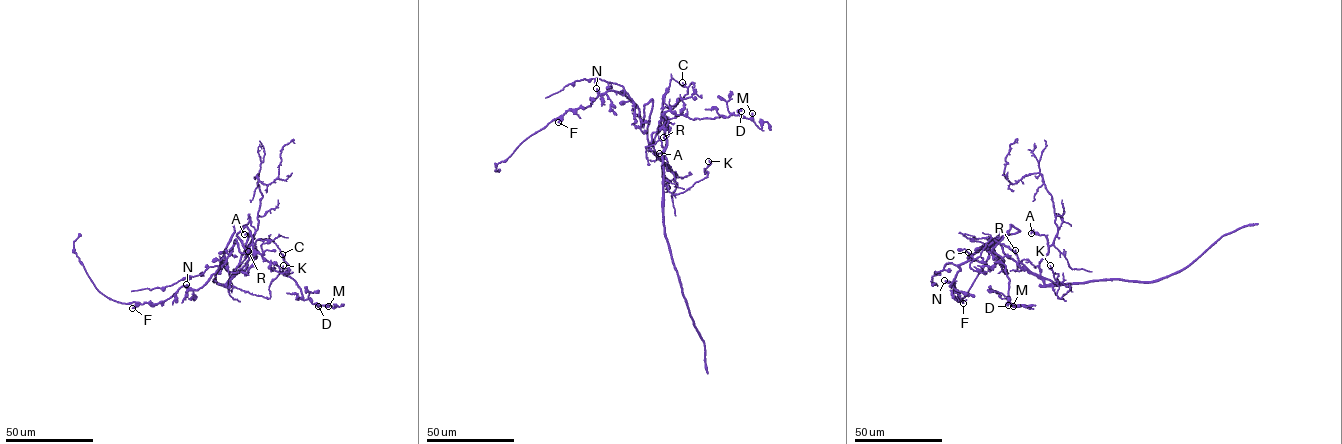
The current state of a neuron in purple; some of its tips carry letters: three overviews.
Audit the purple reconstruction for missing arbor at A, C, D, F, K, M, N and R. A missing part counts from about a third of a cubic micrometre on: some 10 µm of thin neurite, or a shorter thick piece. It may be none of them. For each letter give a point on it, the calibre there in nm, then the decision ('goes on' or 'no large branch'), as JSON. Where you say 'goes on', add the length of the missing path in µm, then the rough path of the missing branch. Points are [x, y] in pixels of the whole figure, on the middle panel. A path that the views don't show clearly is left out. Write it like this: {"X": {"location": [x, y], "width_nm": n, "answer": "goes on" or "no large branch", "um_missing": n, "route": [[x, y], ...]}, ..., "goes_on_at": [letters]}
{"A": {"location": [659, 153], "width_nm": 190, "answer": "no large branch"}, "C": {"location": [682, 82], "width_nm": 150, "answer": "no large branch"}, "D": {"location": [741, 111], "width_nm": 300, "answer": "no large branch"}, "F": {"location": [558, 122], "width_nm": 200, "answer": "no large branch"}, "K": {"location": [708, 161], "width_nm": 120, "answer": "no large branch"}, "M": {"location": [752, 113], "width_nm": 300, "answer": "no large branch"}, "N": {"location": [596, 88], "width_nm": 400, "answer": "no large branch"}, "R": {"location": [663, 137], "width_nm": 170, "answer": "no large branch"}, "goes_on_at": []}

